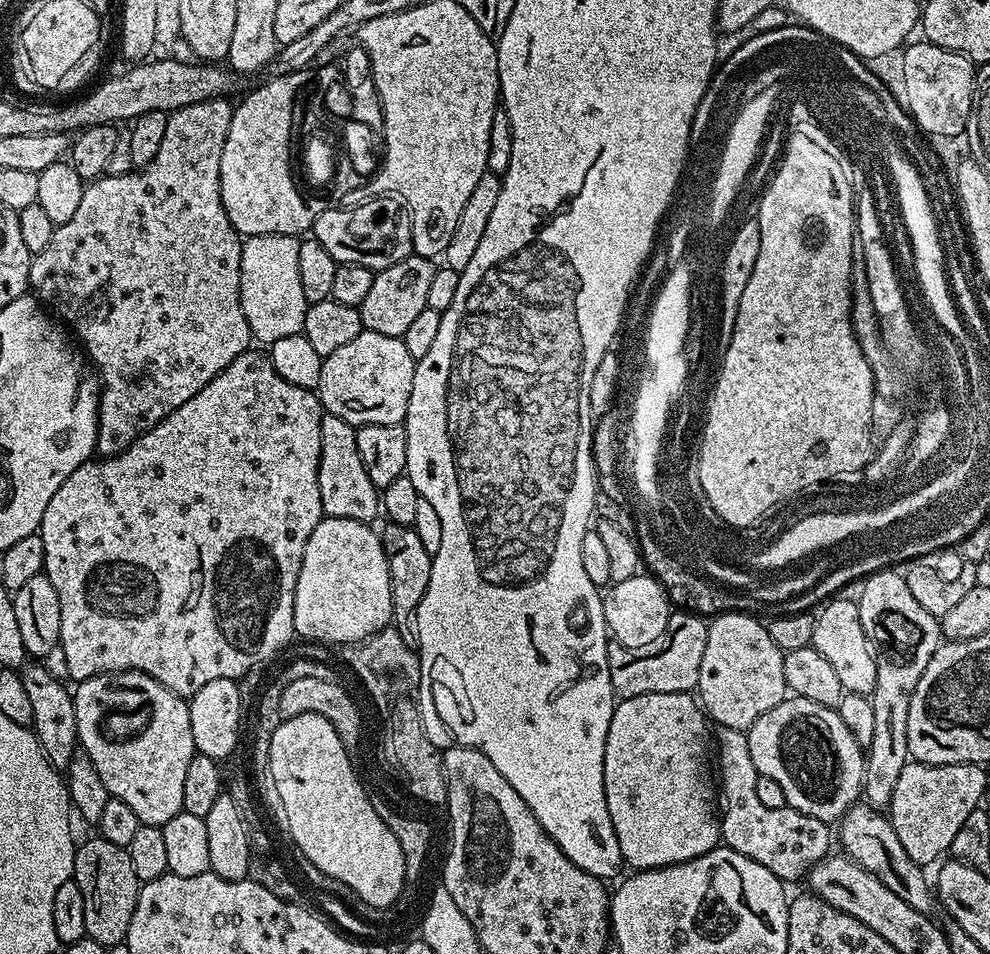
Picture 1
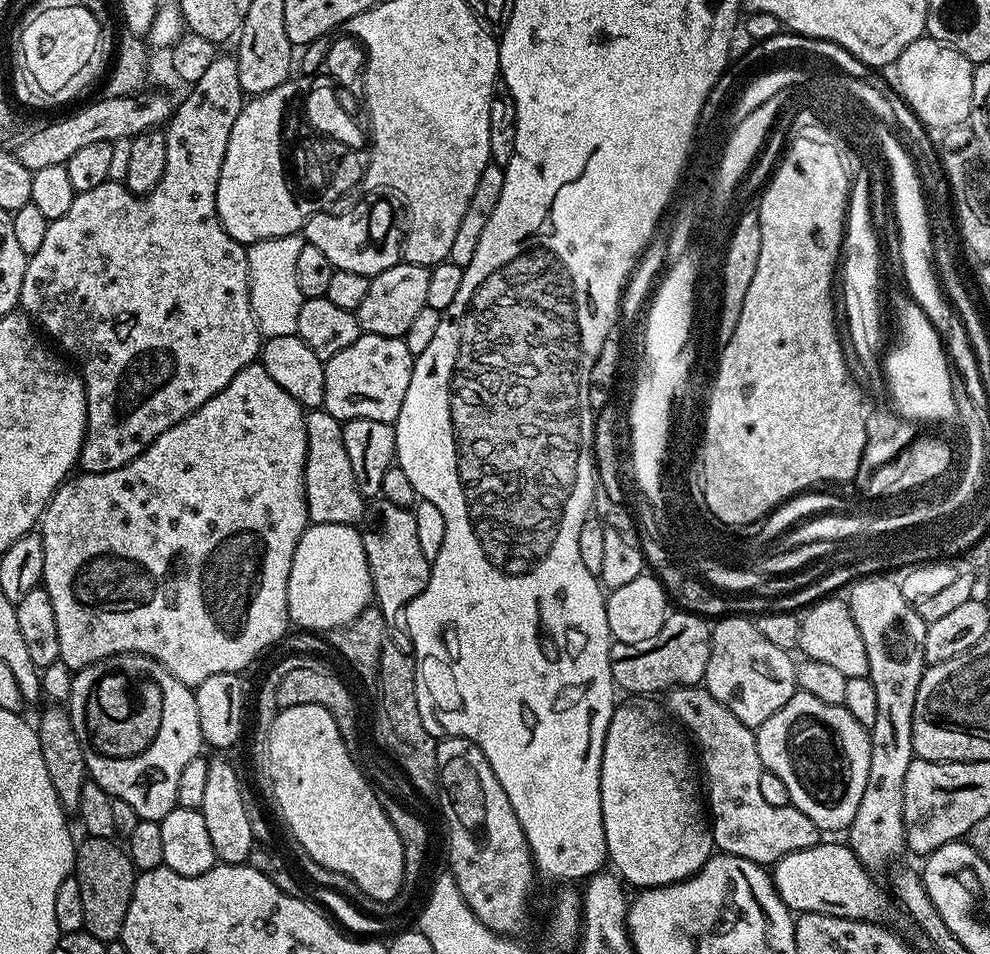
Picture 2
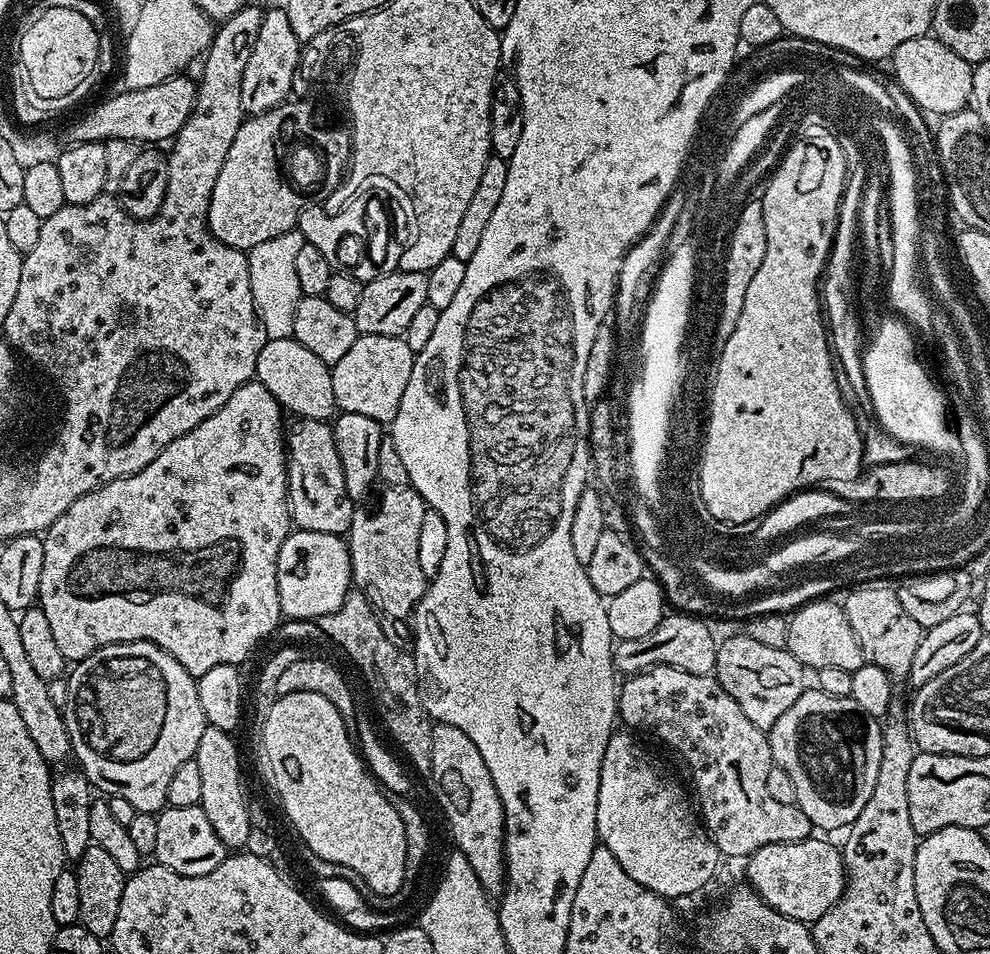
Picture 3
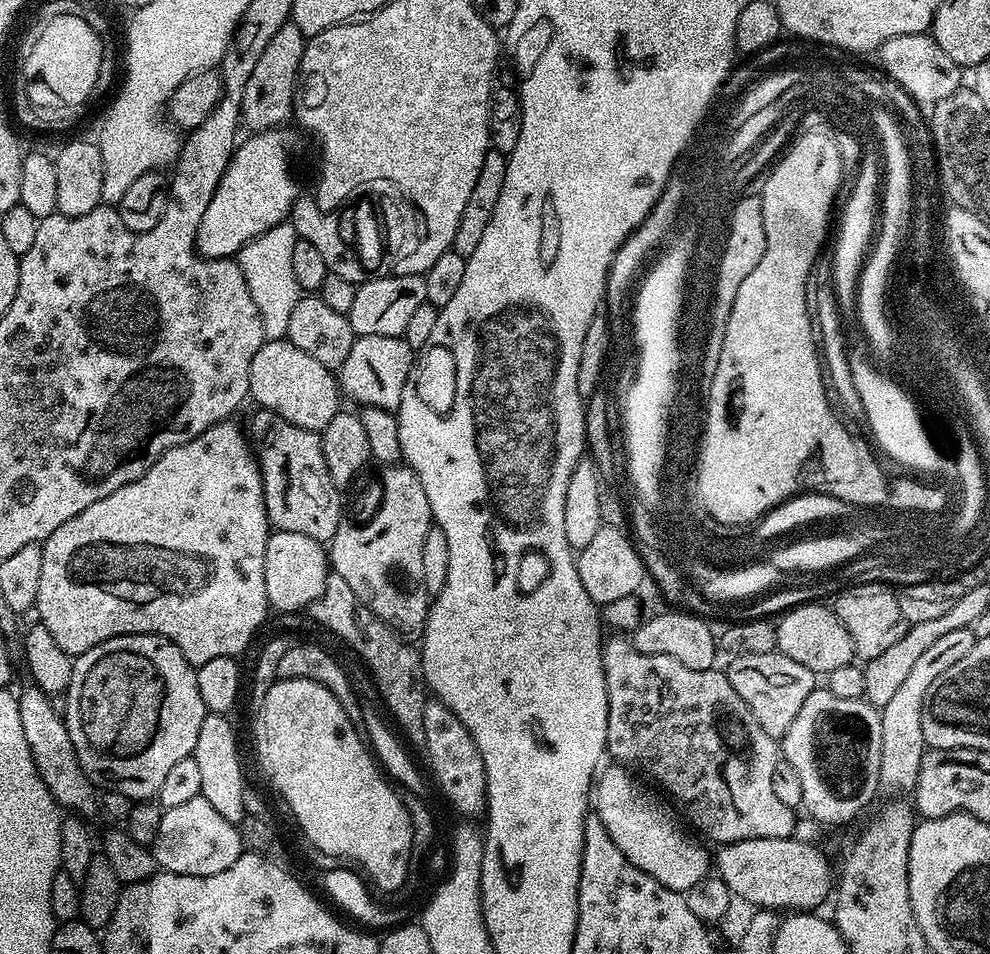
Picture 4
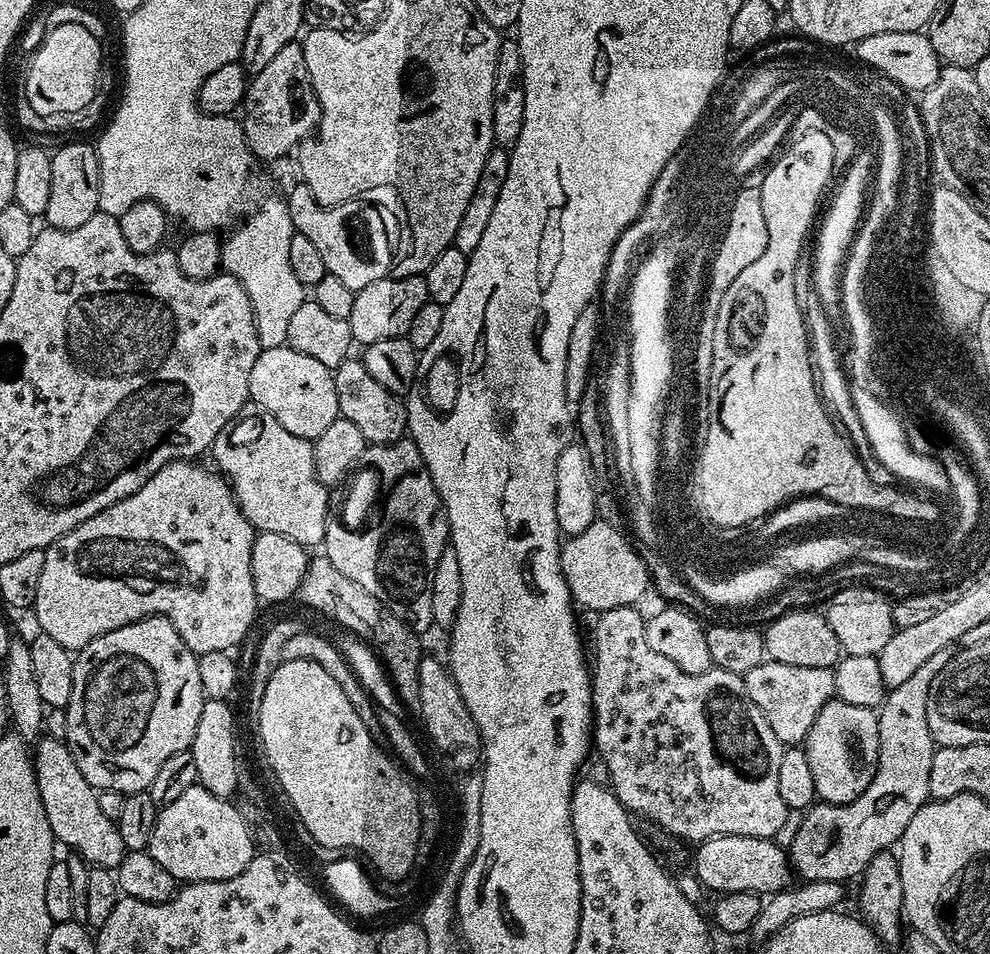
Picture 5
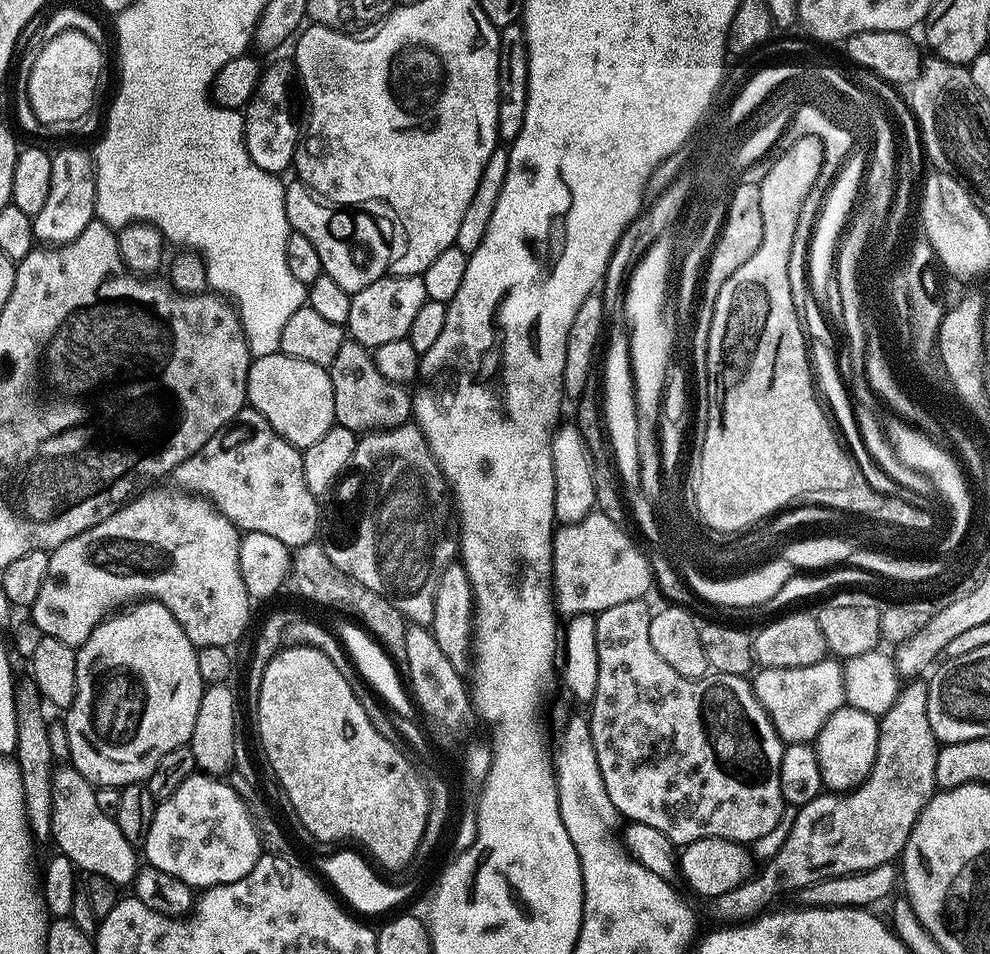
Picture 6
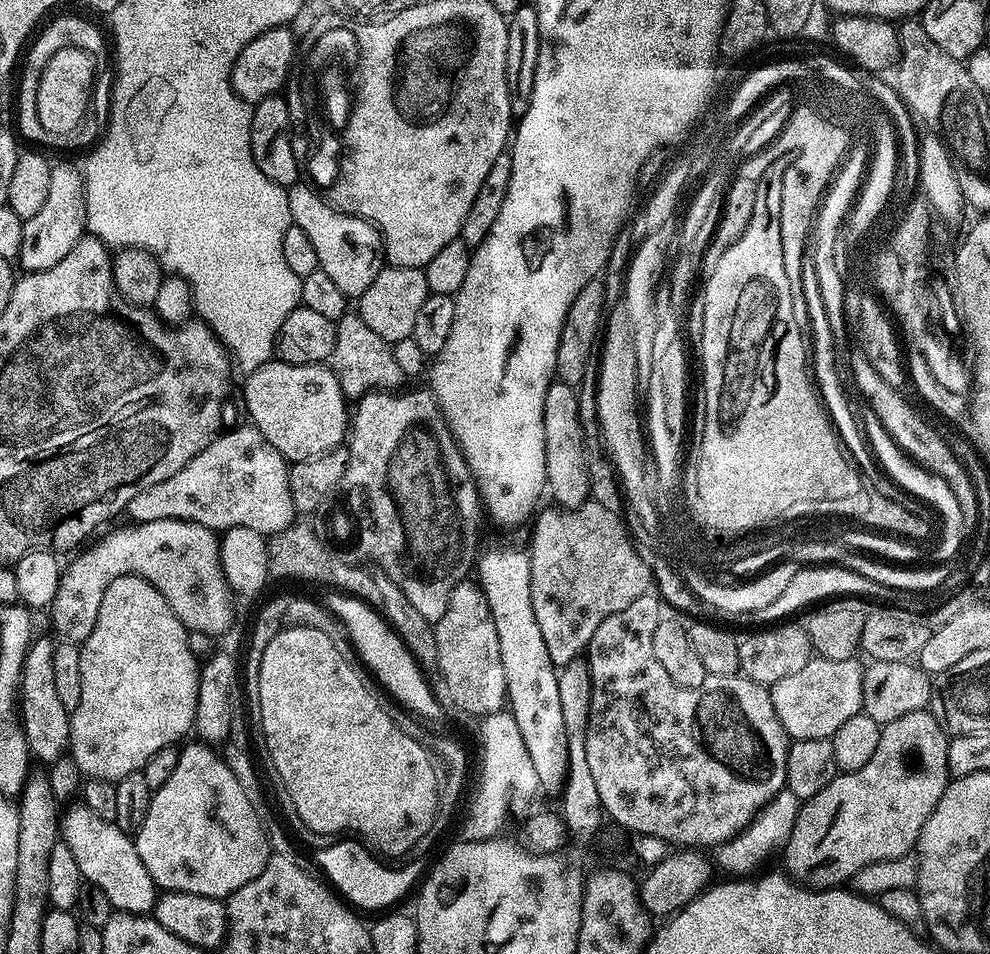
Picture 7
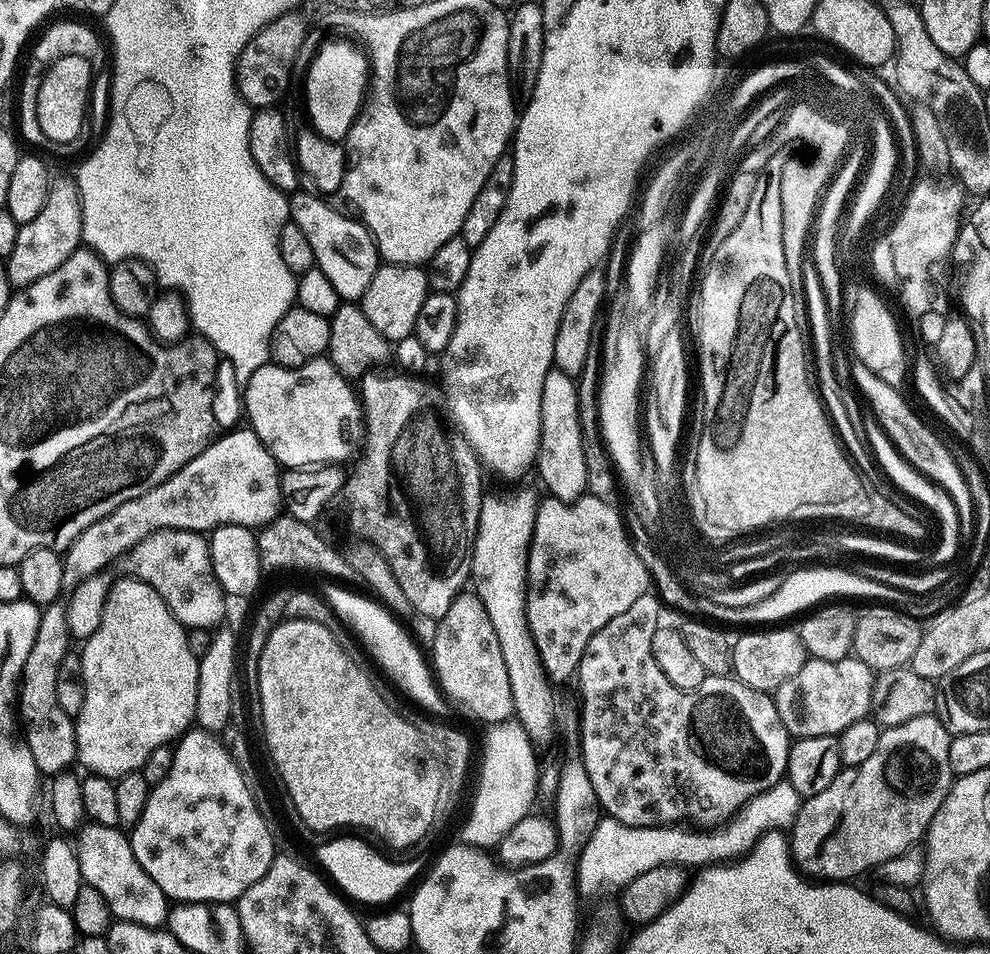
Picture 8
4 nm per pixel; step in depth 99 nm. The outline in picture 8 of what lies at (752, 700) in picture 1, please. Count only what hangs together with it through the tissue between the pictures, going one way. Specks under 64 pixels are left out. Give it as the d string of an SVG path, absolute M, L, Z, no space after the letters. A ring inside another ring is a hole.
M805 659L802 670L794 674L774 693L776 709L793 737L839 736L846 726L854 726L873 711L874 673L860 660L838 662Z

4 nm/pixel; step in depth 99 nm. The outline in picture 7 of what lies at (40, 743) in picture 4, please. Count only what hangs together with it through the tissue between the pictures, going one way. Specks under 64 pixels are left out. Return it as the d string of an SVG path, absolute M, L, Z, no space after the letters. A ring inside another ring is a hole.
M77 802L63 809L60 835L70 854L74 854L74 862L78 862L81 877L103 890L116 912L148 914L153 911L158 889L146 866L142 866L142 858L138 858L135 839L127 836L115 822L98 818L88 804Z

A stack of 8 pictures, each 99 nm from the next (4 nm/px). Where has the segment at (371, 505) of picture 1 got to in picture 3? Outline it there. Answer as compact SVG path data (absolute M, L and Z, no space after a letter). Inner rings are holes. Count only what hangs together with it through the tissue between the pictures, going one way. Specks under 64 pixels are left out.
M296 418L286 432L288 454L288 509L301 532L344 536L352 527L354 501L346 494L346 478L334 446L332 425L327 420Z

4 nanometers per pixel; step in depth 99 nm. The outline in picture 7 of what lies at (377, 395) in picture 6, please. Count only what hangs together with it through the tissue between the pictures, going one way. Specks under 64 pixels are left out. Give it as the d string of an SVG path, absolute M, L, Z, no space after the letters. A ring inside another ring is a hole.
M355 311L344 313L341 320L336 321L336 341L330 367L335 372L340 388L349 401L359 401L370 392L377 390L396 390L400 383L405 383L406 377L394 362L394 356L389 341L378 338L374 330L362 322Z

